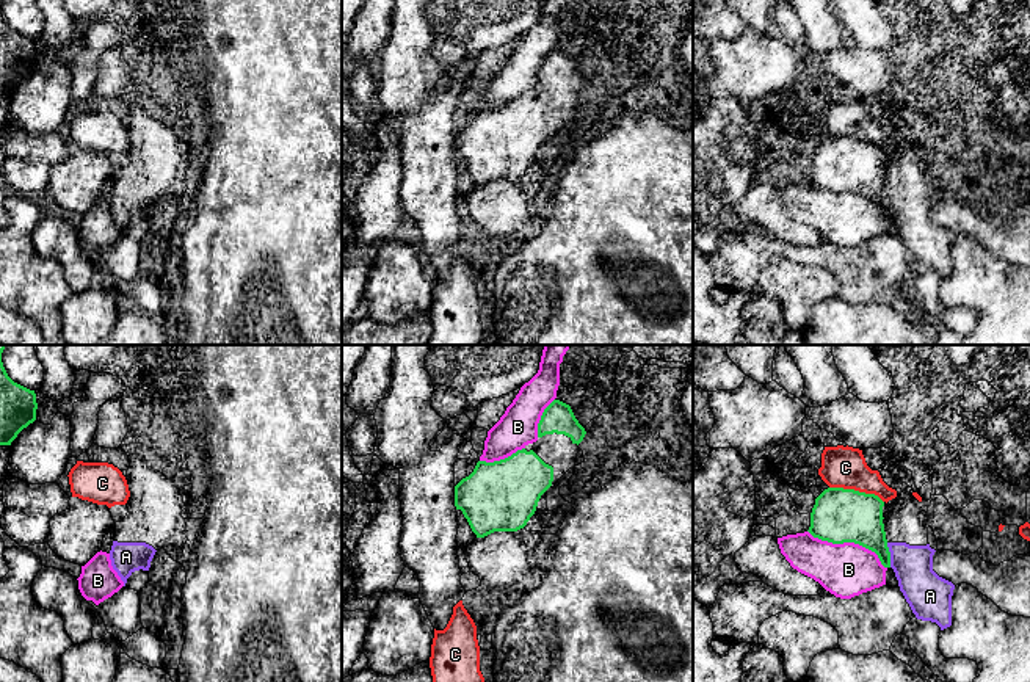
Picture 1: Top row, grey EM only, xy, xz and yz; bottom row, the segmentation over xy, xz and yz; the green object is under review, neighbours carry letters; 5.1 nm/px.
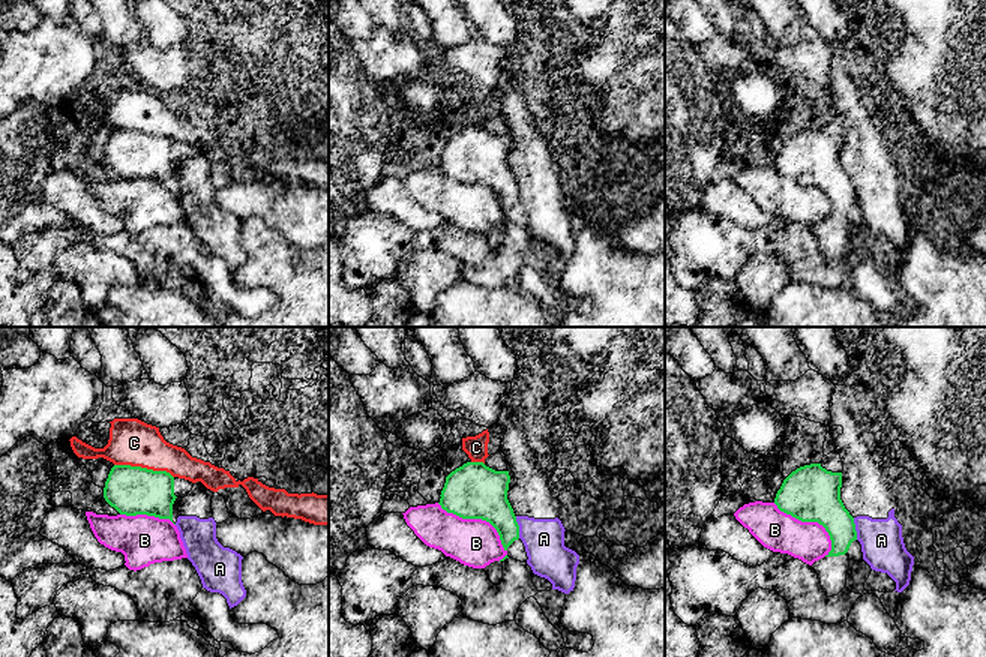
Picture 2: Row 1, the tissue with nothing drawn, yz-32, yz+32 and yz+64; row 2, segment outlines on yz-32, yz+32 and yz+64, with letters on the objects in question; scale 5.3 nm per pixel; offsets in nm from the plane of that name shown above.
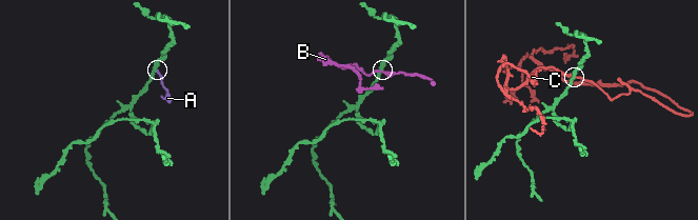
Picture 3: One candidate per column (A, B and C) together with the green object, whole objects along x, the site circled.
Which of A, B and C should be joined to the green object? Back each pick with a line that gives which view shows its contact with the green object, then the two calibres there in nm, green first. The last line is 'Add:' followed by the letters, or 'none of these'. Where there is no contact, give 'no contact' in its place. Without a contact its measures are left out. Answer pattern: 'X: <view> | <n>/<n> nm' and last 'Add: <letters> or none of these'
Add: none of these

